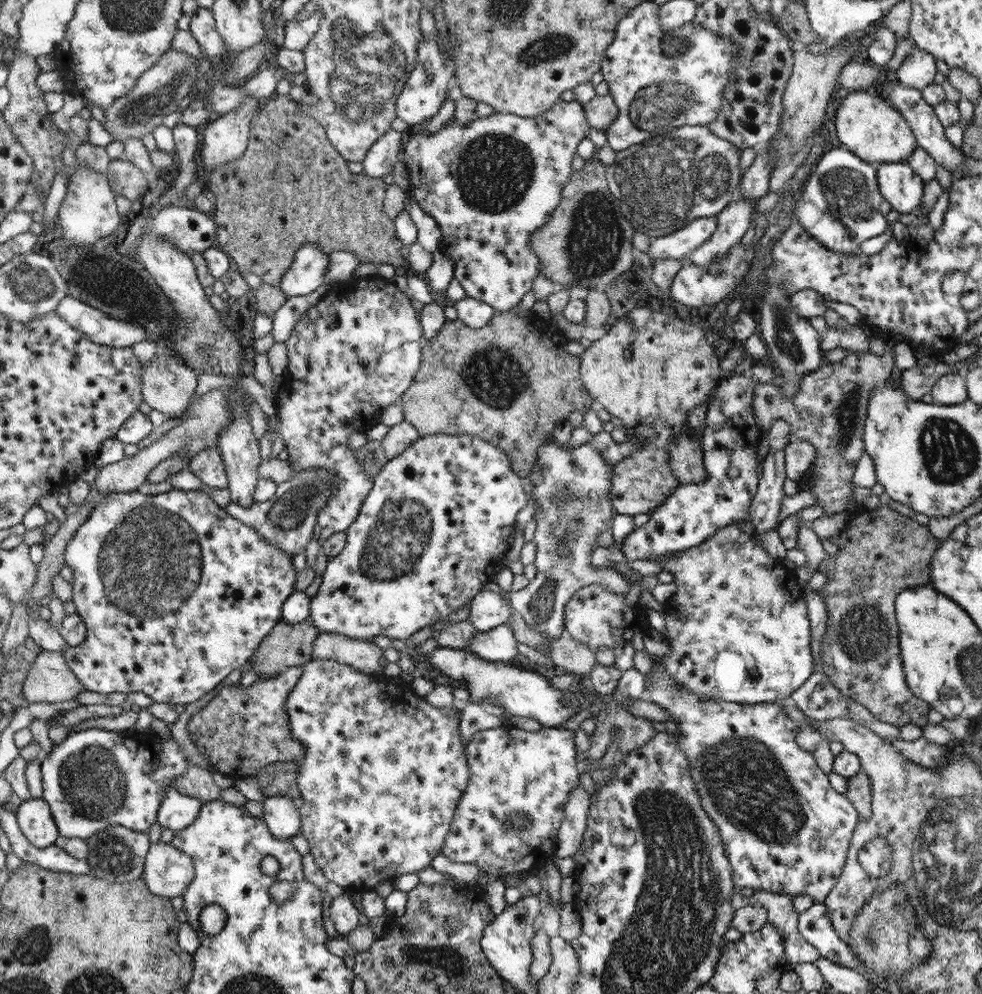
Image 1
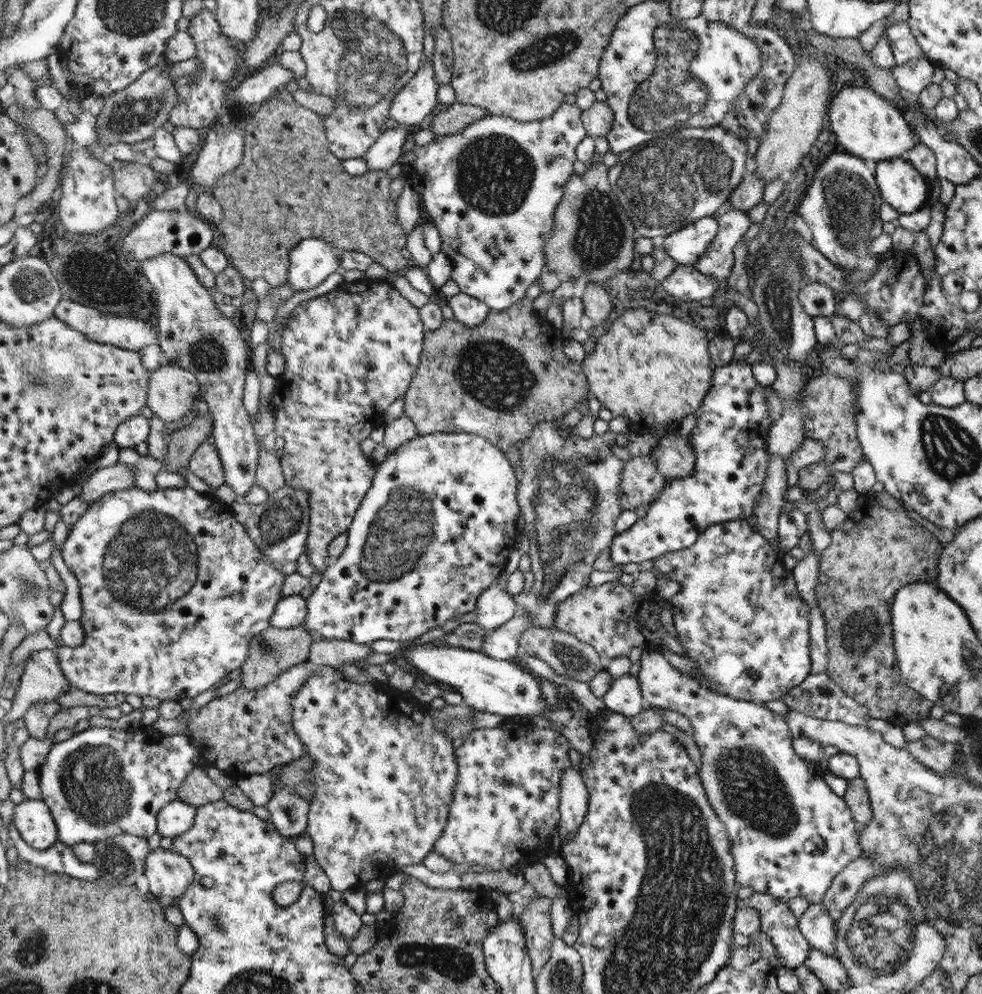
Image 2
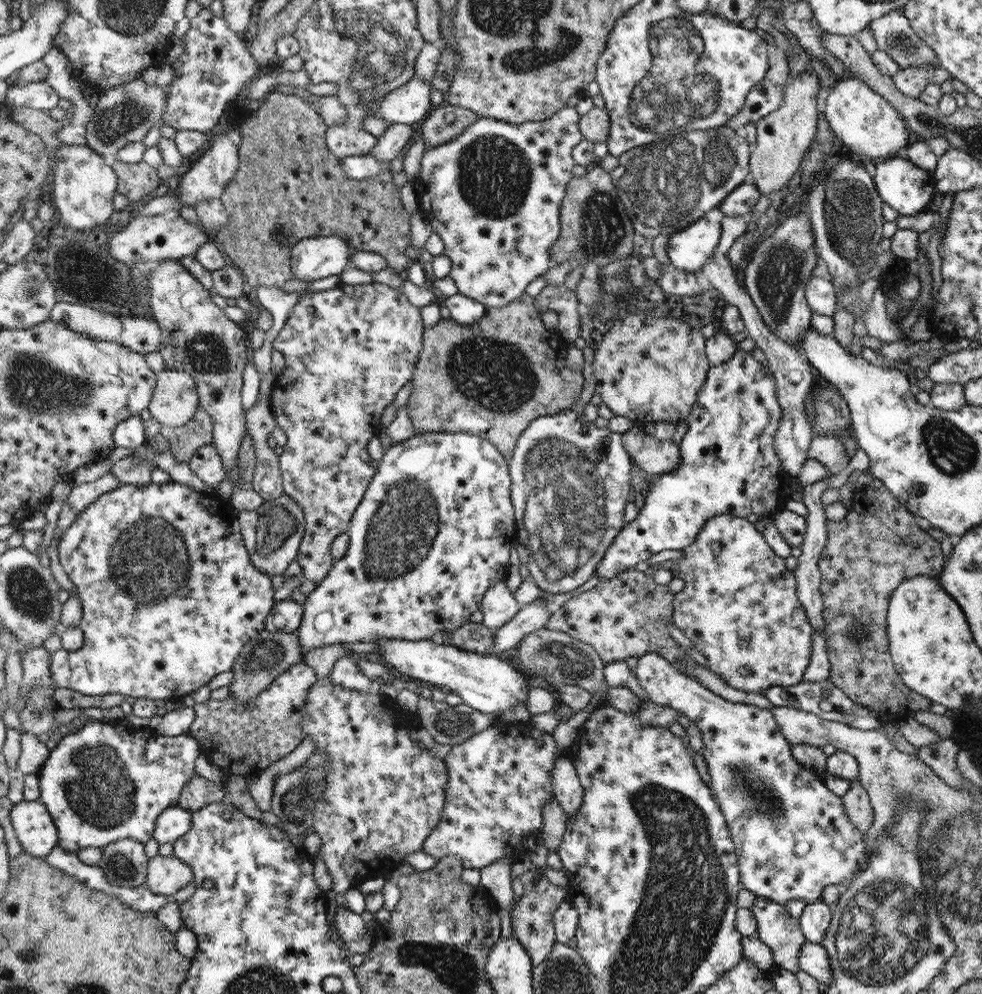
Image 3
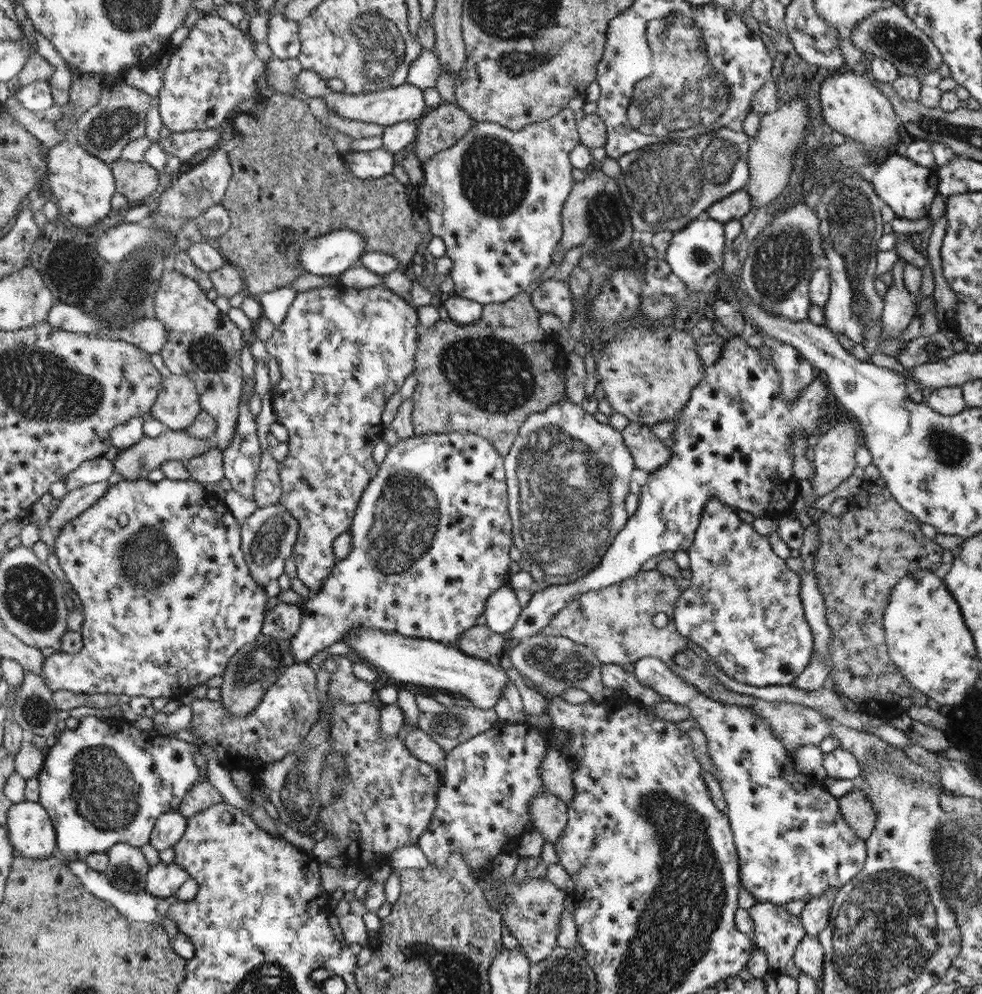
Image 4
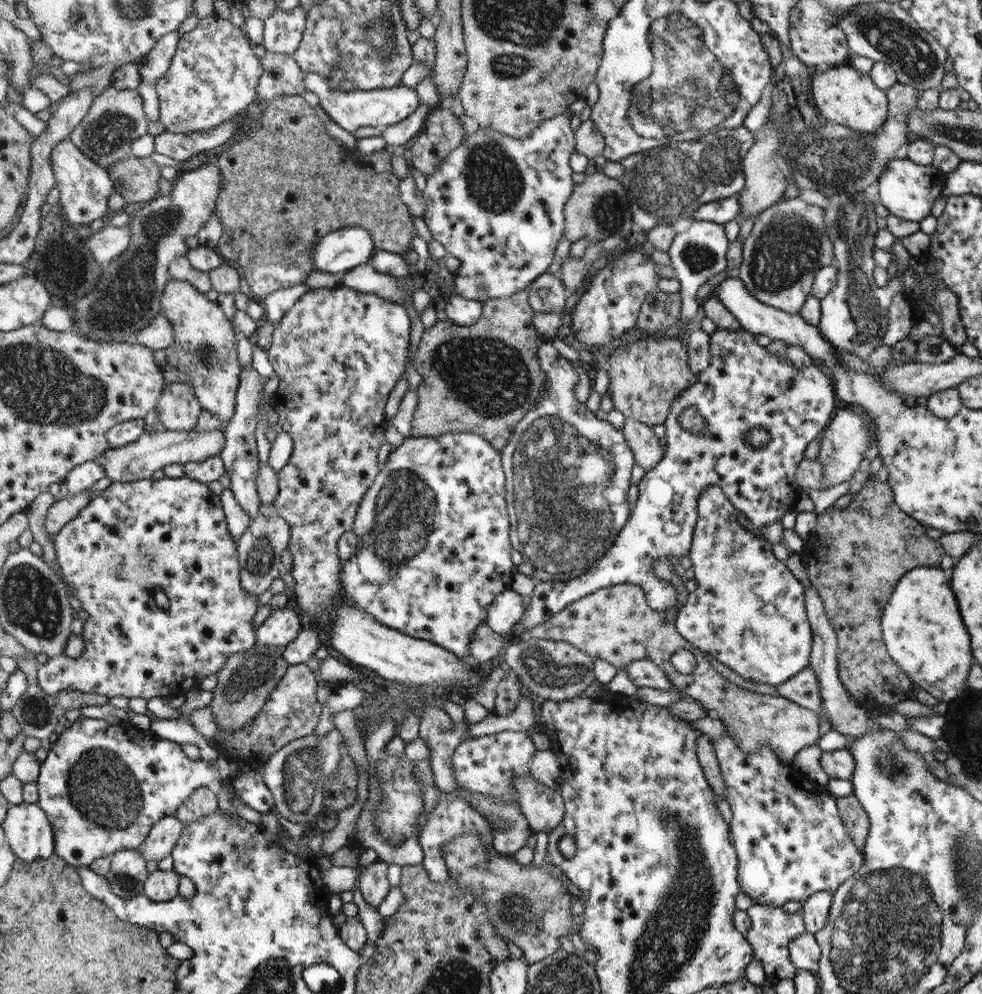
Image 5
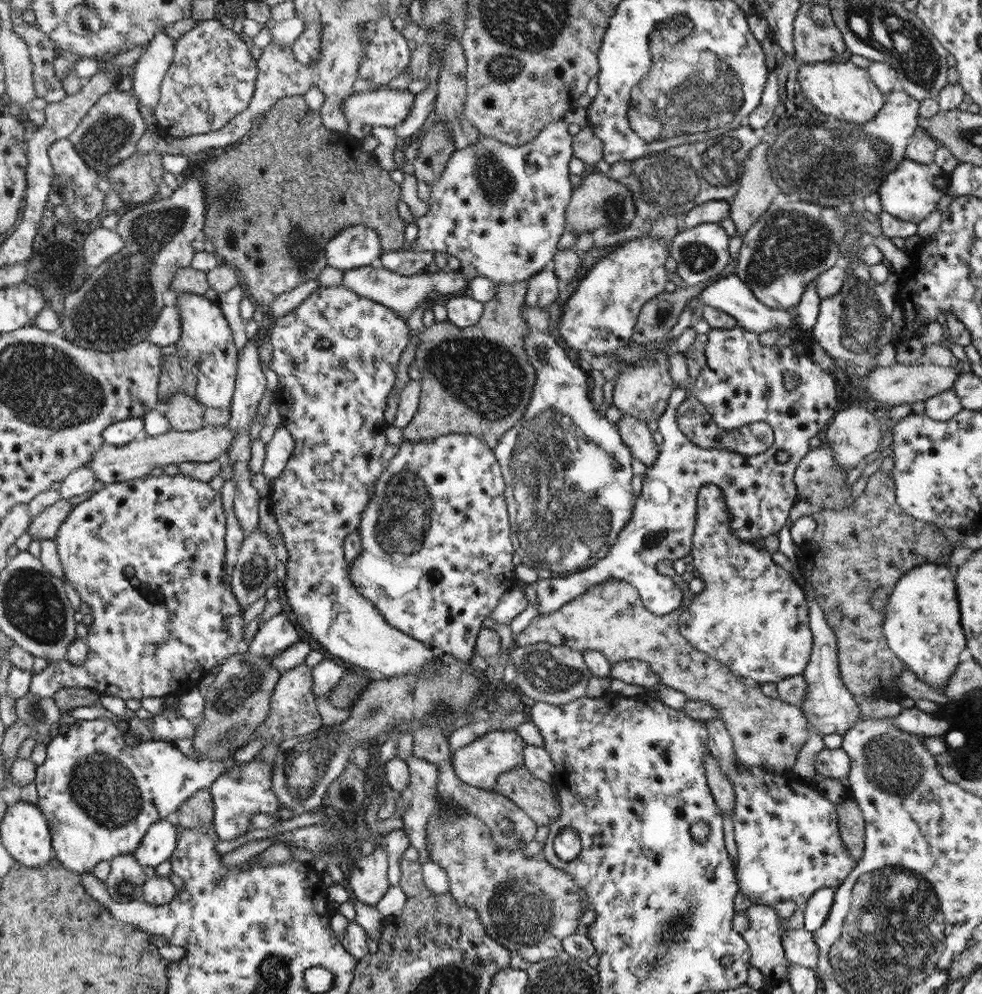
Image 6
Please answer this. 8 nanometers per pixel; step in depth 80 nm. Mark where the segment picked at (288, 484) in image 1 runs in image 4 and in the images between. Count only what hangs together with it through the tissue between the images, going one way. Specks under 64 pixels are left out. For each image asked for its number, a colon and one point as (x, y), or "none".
2: (280, 526)
3: (273, 532)
4: (269, 535)

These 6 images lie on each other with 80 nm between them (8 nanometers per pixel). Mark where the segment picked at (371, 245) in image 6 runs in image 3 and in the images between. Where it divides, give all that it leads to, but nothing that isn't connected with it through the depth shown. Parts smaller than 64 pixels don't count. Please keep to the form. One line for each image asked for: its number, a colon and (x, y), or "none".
3: (311, 259)
4: (333, 253)
5: (338, 252)

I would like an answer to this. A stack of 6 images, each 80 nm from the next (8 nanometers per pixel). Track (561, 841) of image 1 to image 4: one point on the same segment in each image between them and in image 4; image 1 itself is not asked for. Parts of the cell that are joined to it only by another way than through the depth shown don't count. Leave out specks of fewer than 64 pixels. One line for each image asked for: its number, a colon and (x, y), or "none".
2: (574, 795)
3: (568, 791)
4: (556, 774)

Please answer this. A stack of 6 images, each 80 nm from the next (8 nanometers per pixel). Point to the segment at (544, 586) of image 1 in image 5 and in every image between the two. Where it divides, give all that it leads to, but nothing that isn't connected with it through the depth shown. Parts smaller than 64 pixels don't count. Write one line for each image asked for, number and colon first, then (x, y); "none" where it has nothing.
2: (569, 487)
3: (569, 489)
4: (568, 475)
5: (562, 526)

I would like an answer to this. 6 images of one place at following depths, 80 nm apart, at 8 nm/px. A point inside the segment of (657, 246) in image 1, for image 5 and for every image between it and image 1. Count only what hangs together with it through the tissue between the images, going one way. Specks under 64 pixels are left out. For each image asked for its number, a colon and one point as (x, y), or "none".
2: (688, 246)
3: (689, 250)
4: (694, 252)
5: (697, 254)

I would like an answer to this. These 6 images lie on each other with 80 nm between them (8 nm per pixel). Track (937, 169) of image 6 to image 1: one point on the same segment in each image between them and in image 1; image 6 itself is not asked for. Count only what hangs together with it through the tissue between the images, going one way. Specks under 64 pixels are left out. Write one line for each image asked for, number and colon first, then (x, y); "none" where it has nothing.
1: (898, 183)
2: (900, 184)
3: (901, 184)
4: (908, 188)
5: (908, 190)

